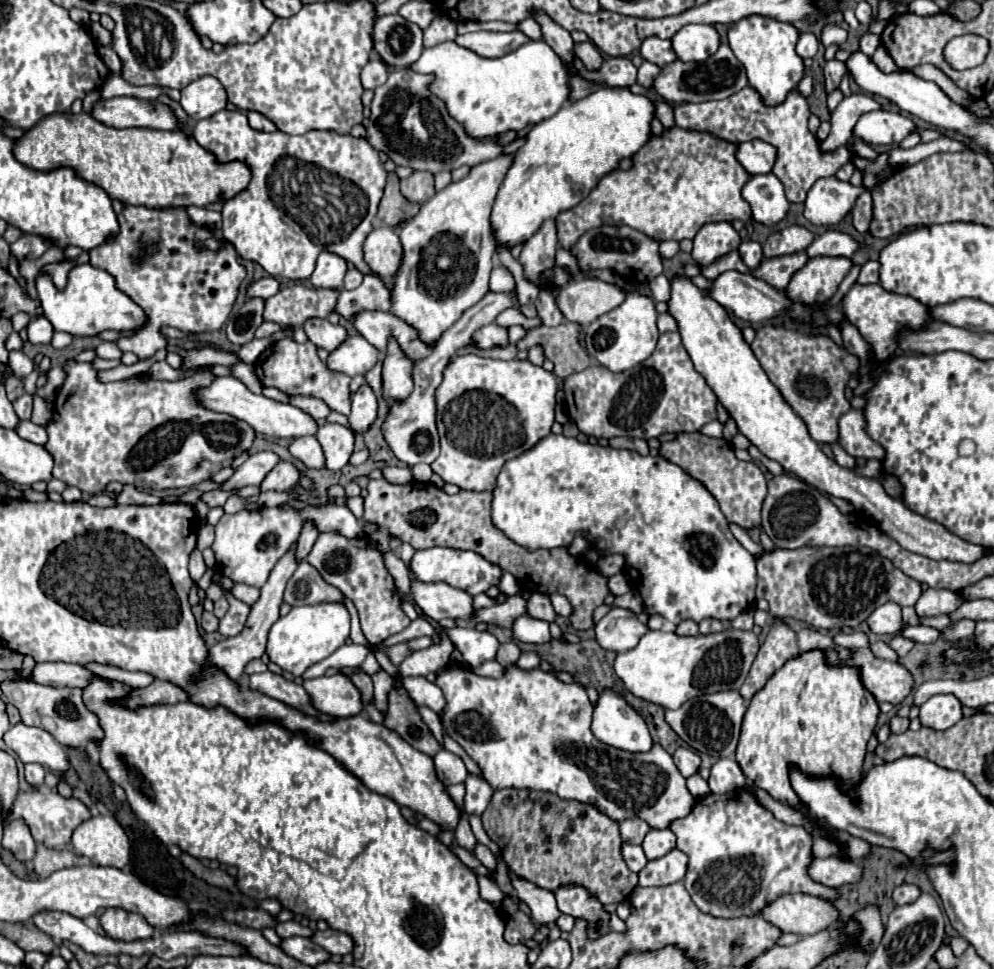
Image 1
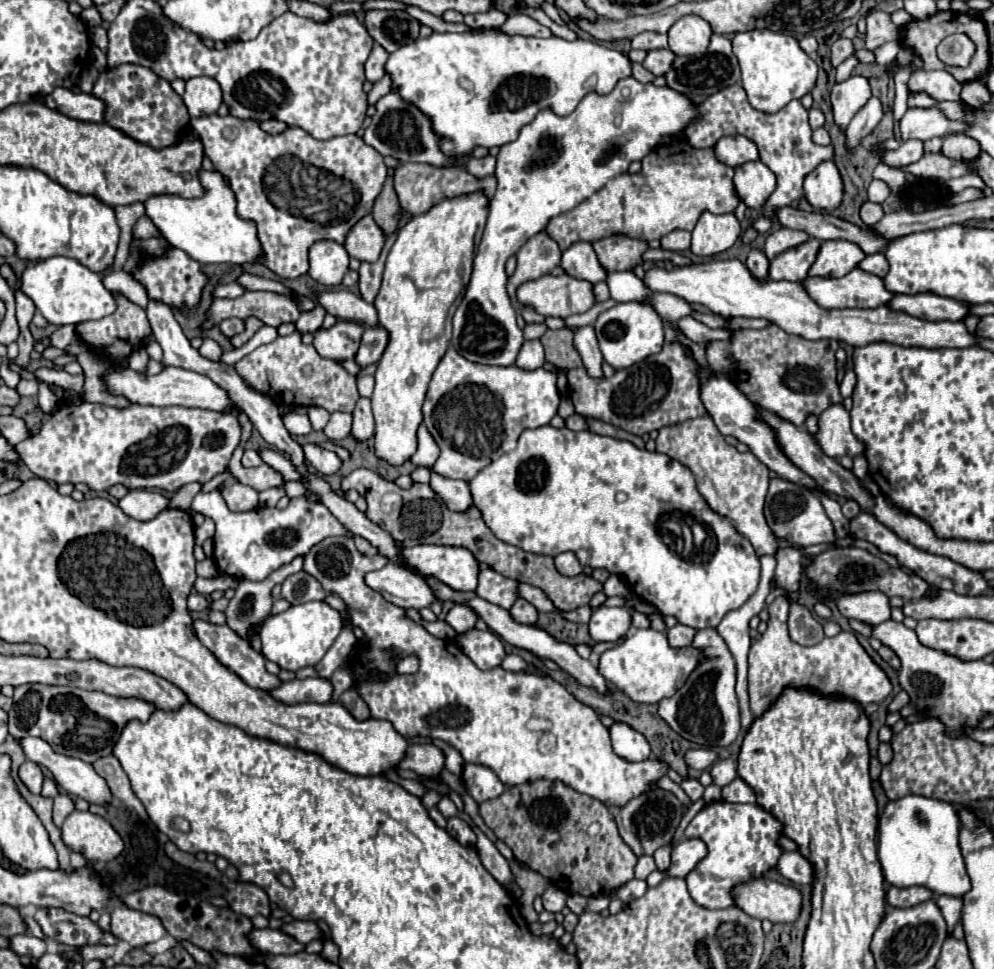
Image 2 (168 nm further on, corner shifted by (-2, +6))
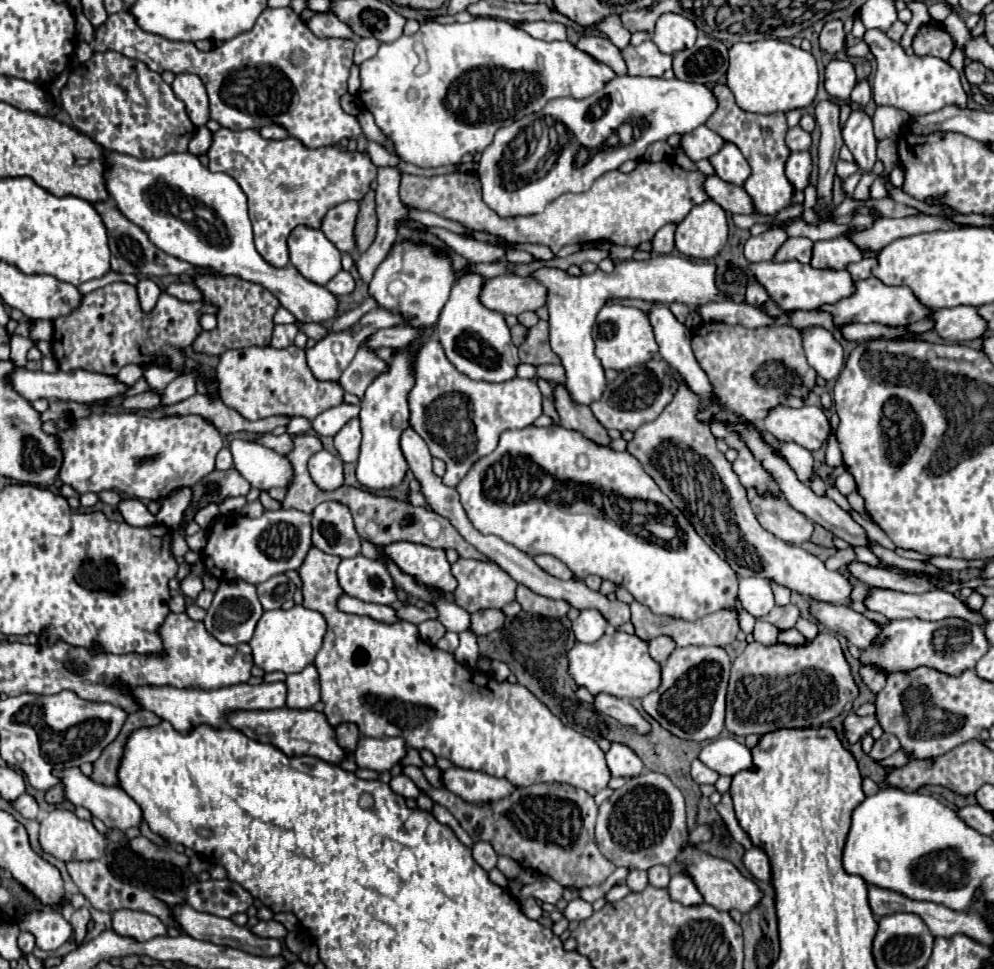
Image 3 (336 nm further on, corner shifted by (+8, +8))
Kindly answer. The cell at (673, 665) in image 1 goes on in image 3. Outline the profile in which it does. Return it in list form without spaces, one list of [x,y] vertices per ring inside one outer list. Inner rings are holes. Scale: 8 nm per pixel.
[[[608,631],[596,643],[576,643],[568,653],[570,675],[576,685],[584,685],[592,695],[610,693],[620,699],[642,699],[662,683],[662,665],[648,653],[648,643],[624,631]]]

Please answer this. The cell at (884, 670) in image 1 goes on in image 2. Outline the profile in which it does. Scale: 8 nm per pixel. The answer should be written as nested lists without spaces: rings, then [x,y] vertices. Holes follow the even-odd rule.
[[[776,597],[768,607],[768,613],[770,621],[766,633],[752,643],[748,653],[748,697],[754,717],[762,717],[786,687],[810,689],[822,697],[850,699],[858,705],[882,703],[892,693],[892,683],[886,673],[868,657],[854,633],[840,631],[836,637],[826,637],[814,647],[802,647],[788,637],[788,601]]]

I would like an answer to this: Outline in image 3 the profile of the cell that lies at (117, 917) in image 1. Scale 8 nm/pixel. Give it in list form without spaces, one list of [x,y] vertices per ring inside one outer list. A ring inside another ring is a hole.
[[[118,909],[112,913],[112,929],[122,935],[136,941],[150,941],[152,937],[166,935],[166,925],[144,911],[132,911],[132,909]]]

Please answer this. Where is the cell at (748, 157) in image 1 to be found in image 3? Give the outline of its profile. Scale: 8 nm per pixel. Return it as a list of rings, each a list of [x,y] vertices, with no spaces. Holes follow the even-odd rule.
[[[700,125],[698,129],[682,137],[680,147],[686,151],[686,155],[692,161],[702,161],[702,159],[710,159],[712,155],[716,155],[724,147],[724,143],[726,141],[718,133],[714,133],[706,125]]]

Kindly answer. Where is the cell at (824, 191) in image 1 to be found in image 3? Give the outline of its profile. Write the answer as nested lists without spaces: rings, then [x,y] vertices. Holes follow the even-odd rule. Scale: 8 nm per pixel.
[[[808,151],[792,153],[786,161],[786,177],[794,185],[794,189],[806,189],[812,173],[812,157]]]

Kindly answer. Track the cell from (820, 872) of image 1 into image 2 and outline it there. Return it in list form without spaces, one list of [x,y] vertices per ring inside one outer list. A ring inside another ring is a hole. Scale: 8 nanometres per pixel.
[[[792,851],[792,853],[782,853],[778,863],[776,863],[776,871],[796,883],[796,885],[806,885],[806,883],[812,883],[812,865],[808,859],[804,859],[798,851]]]

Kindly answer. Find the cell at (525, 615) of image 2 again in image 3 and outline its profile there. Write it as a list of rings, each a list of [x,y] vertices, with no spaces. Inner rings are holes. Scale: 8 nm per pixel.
[[[484,609],[472,615],[472,631],[476,635],[486,635],[496,629],[502,629],[504,621],[506,621],[506,615],[502,609]]]

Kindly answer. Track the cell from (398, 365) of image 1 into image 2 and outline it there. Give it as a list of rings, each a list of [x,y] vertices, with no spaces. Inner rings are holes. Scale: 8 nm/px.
[[[478,191],[434,205],[428,213],[406,223],[392,245],[382,287],[374,299],[380,325],[390,333],[388,347],[374,375],[372,411],[376,419],[374,453],[388,465],[402,465],[416,447],[416,431],[422,423],[422,403],[430,377],[446,353],[452,337],[448,309],[462,297],[470,281],[474,251],[480,243],[488,215],[488,199]]]

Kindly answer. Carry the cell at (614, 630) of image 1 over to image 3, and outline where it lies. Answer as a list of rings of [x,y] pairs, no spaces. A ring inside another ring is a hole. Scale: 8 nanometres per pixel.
[[[584,609],[580,617],[572,623],[572,631],[580,643],[598,641],[608,629],[608,621],[598,609]]]

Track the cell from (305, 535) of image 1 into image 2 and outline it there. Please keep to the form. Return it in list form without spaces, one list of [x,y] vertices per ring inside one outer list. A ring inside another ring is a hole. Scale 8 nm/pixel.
[[[296,557],[290,565],[280,567],[276,573],[268,575],[264,581],[248,581],[242,579],[234,591],[234,597],[228,603],[226,613],[226,625],[238,633],[240,637],[250,639],[252,647],[260,651],[260,637],[252,635],[248,637],[248,631],[254,627],[260,627],[272,609],[272,587],[276,583],[282,583],[288,575],[298,573],[302,569],[302,557]]]

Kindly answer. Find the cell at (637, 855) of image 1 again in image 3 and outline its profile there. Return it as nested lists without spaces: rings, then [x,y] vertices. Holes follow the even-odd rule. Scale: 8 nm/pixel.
[[[632,869],[630,875],[628,875],[628,879],[626,879],[626,883],[628,883],[628,887],[630,887],[632,891],[640,891],[640,889],[644,889],[644,887],[648,885],[646,871],[642,871],[642,869]]]

